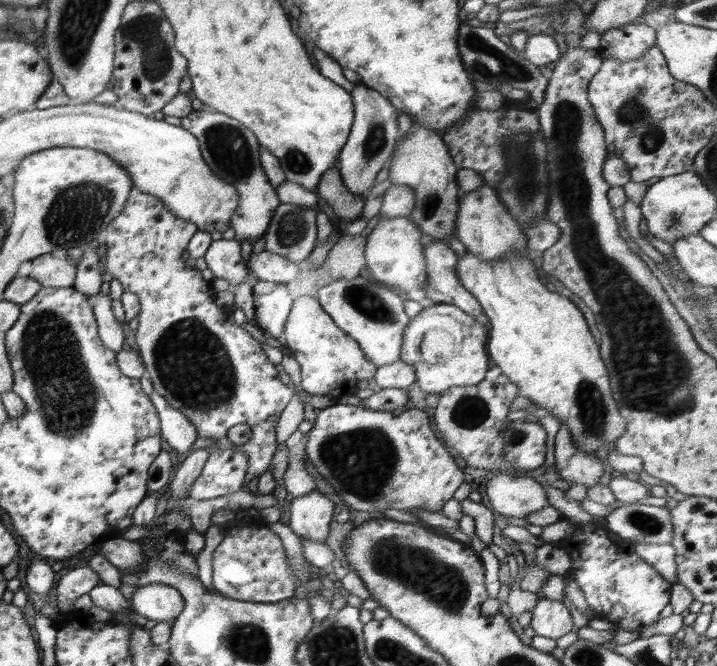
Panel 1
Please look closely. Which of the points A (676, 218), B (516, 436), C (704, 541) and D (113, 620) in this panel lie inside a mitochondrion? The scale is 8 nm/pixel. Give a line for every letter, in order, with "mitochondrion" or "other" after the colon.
A: mitochondrion
B: mitochondrion
C: other
D: other

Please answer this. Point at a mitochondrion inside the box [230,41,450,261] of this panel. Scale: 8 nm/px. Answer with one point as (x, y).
(292, 227)

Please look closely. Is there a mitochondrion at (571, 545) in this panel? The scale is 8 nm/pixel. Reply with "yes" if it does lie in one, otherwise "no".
no

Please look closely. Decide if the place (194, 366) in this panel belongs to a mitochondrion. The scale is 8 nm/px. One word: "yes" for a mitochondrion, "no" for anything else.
yes

